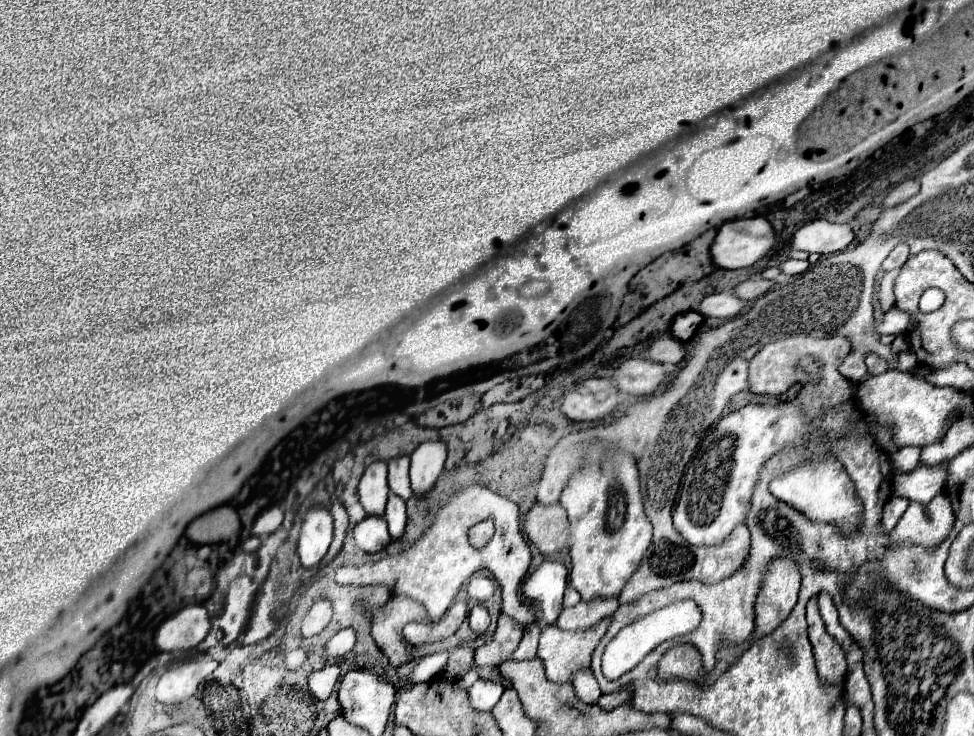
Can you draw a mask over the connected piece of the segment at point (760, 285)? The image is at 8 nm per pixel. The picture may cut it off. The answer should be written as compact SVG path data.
M752 278L752 280L746 280L742 284L738 284L734 288L734 294L738 298L744 298L744 300L756 300L760 298L762 294L766 294L776 282L774 280L764 280L764 278Z

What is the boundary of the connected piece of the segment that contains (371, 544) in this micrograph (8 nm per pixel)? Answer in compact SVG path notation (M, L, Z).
M366 516L354 528L354 538L356 538L356 546L368 554L380 552L392 542L386 520L382 516Z

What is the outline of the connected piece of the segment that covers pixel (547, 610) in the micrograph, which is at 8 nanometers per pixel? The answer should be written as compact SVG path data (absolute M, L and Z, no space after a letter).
M546 560L536 572L530 572L526 578L524 596L540 608L546 624L554 624L562 612L566 576L568 570L562 562Z

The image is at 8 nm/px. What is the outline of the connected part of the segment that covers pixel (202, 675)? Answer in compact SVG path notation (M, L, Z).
M190 660L190 662L180 662L174 664L174 668L170 668L156 686L156 698L162 704L180 704L188 698L194 696L194 692L198 690L198 686L206 680L206 676L210 676L216 670L218 662L210 660L210 662L198 662L198 660Z

